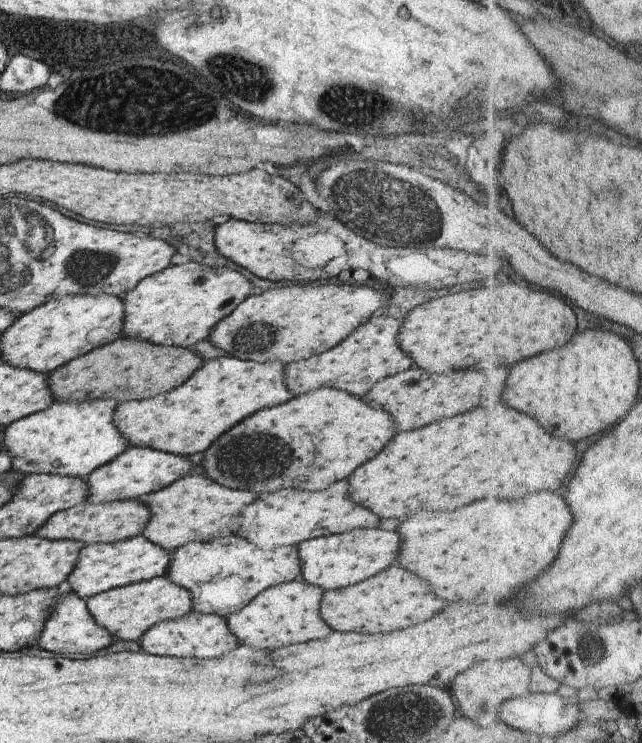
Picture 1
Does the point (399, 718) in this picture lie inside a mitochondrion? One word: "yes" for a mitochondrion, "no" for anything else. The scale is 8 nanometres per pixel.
yes

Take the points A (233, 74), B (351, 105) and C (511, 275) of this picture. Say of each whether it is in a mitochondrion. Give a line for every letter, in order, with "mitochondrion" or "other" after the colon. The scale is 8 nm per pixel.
A: mitochondrion
B: mitochondrion
C: other

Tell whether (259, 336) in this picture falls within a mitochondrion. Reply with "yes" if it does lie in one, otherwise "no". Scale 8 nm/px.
yes

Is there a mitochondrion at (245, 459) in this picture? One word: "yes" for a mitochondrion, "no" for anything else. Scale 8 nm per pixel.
yes

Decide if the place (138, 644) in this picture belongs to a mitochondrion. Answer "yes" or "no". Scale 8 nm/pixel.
no

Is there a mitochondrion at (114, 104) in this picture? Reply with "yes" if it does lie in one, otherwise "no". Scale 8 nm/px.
yes

